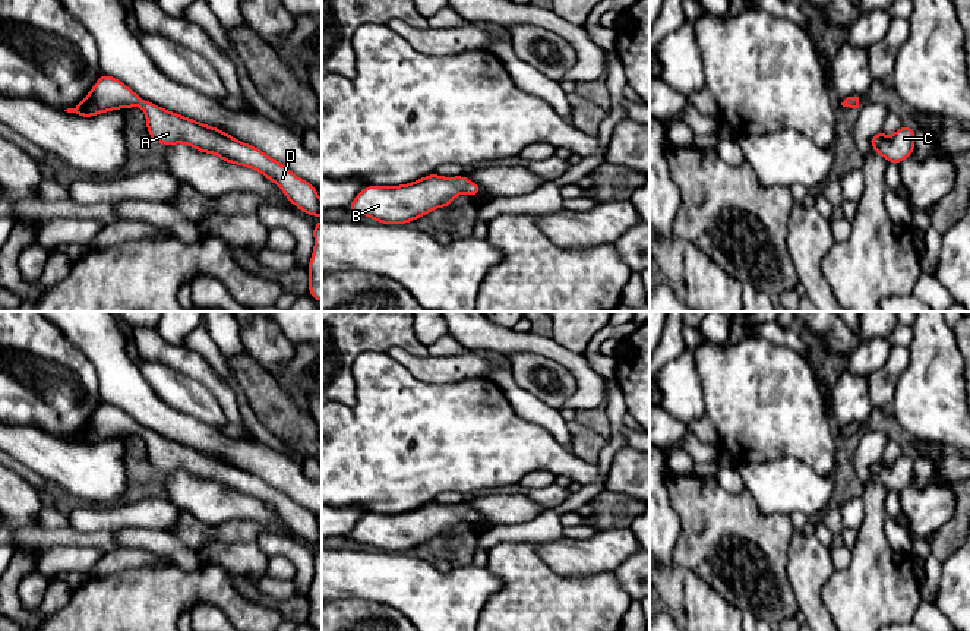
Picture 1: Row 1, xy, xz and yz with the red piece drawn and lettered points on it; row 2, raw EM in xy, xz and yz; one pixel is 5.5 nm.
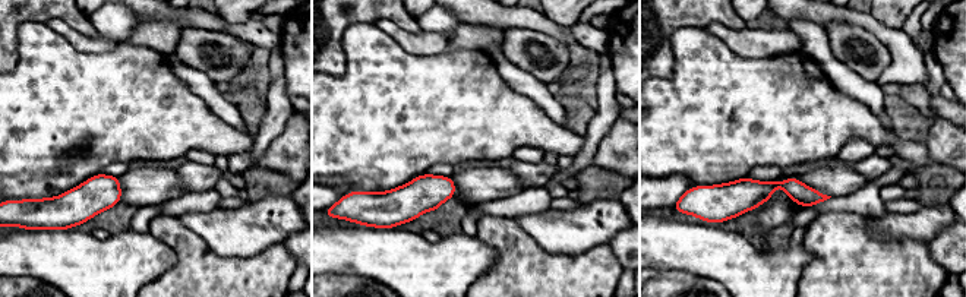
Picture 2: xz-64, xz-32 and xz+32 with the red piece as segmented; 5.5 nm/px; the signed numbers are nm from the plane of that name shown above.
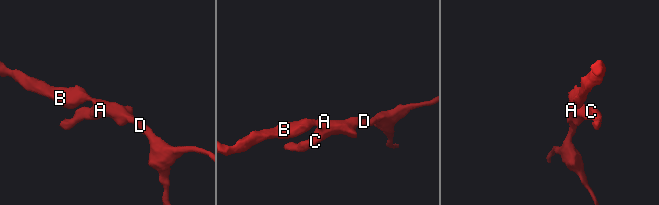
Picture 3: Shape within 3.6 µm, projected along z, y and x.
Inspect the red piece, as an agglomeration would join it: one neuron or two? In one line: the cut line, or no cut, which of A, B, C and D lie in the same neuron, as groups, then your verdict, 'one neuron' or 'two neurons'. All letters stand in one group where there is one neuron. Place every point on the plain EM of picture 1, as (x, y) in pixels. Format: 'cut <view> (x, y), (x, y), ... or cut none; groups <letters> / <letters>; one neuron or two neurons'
cut none; groups A B C D; one neuron

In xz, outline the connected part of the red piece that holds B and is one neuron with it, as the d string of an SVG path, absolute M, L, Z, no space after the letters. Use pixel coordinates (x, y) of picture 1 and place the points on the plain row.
M465 502L443 505L424 504L402 514L366 514L347 534L354 542L372 545L376 550L404 553L443 534L461 521L480 523L481 515Z

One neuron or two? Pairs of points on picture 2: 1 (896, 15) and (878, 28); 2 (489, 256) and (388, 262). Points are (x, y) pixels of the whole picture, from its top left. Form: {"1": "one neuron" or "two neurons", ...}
{"1": "two neurons", "2": "one neuron"}

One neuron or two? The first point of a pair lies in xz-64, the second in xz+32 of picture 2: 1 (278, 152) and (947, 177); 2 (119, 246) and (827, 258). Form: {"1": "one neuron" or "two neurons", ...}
{"1": "two neurons", "2": "two neurons"}

